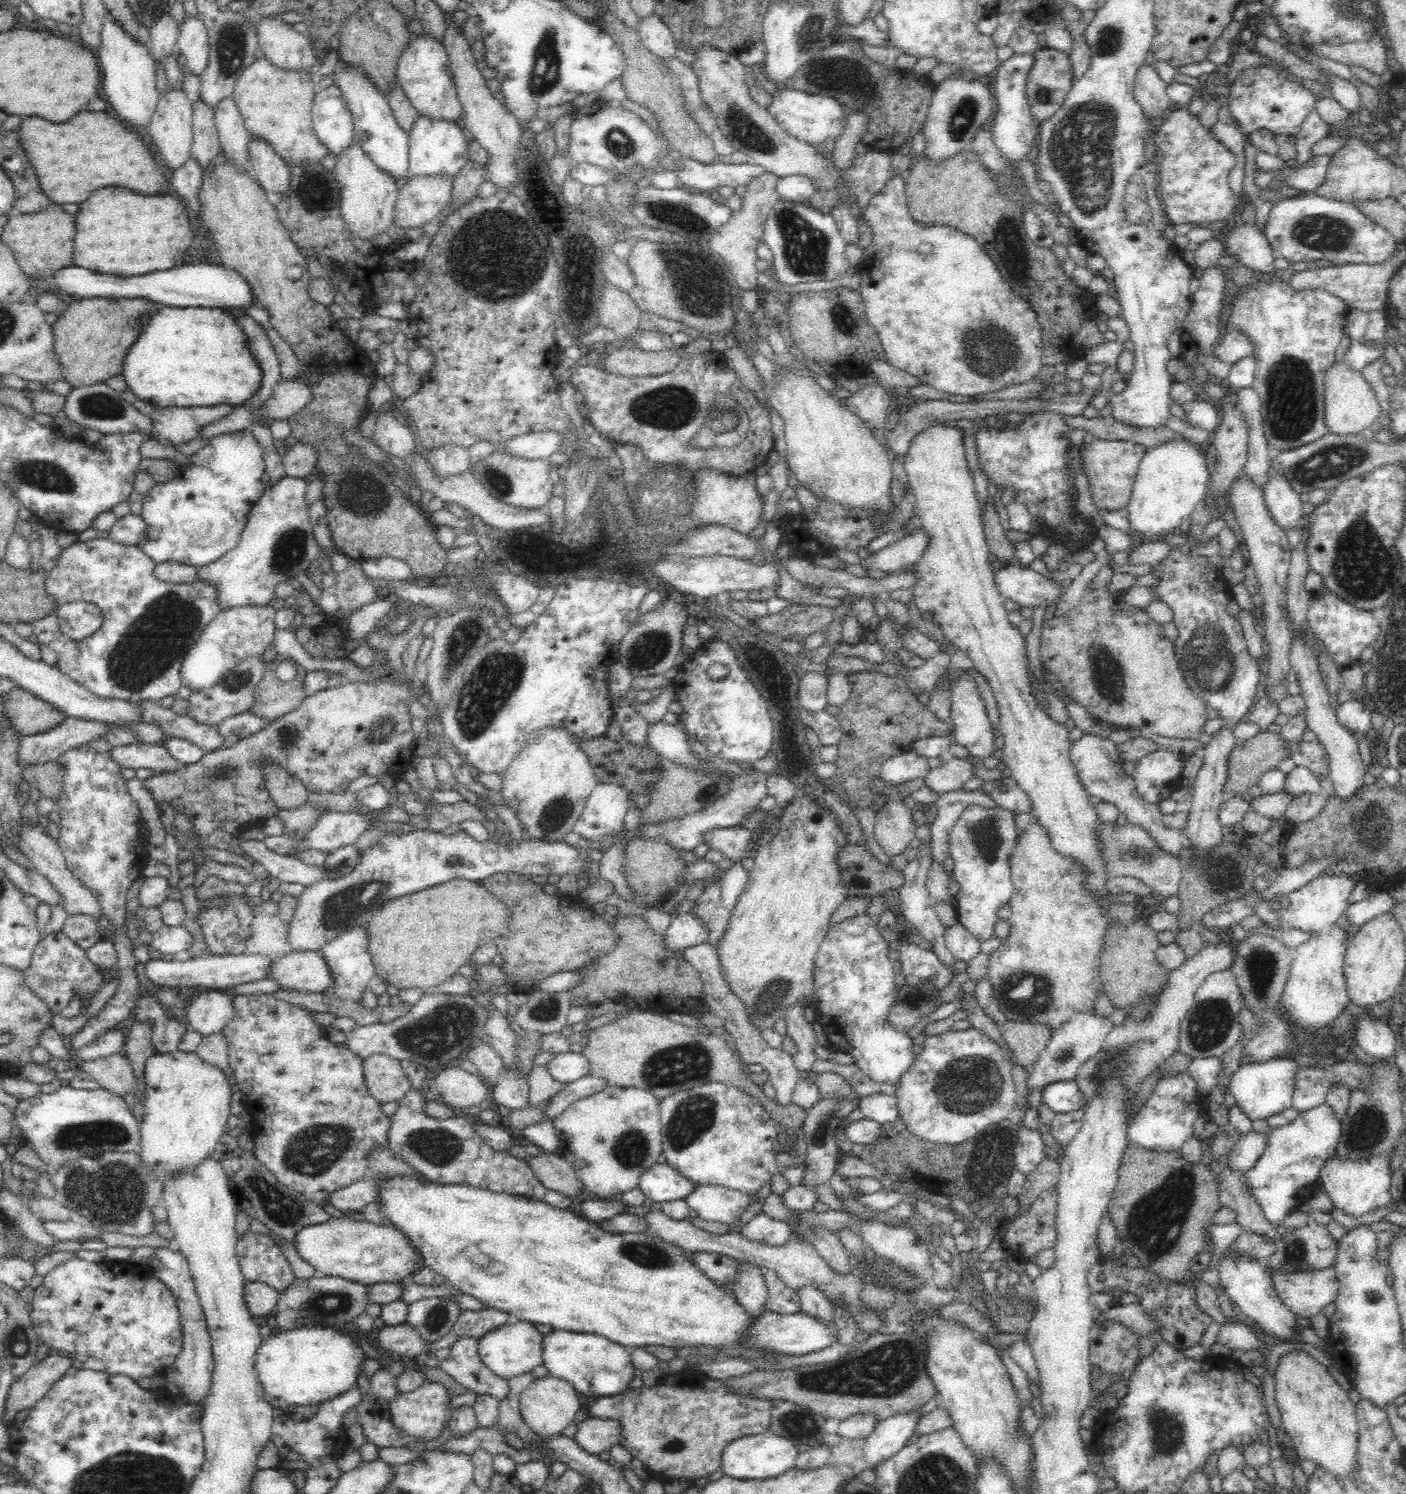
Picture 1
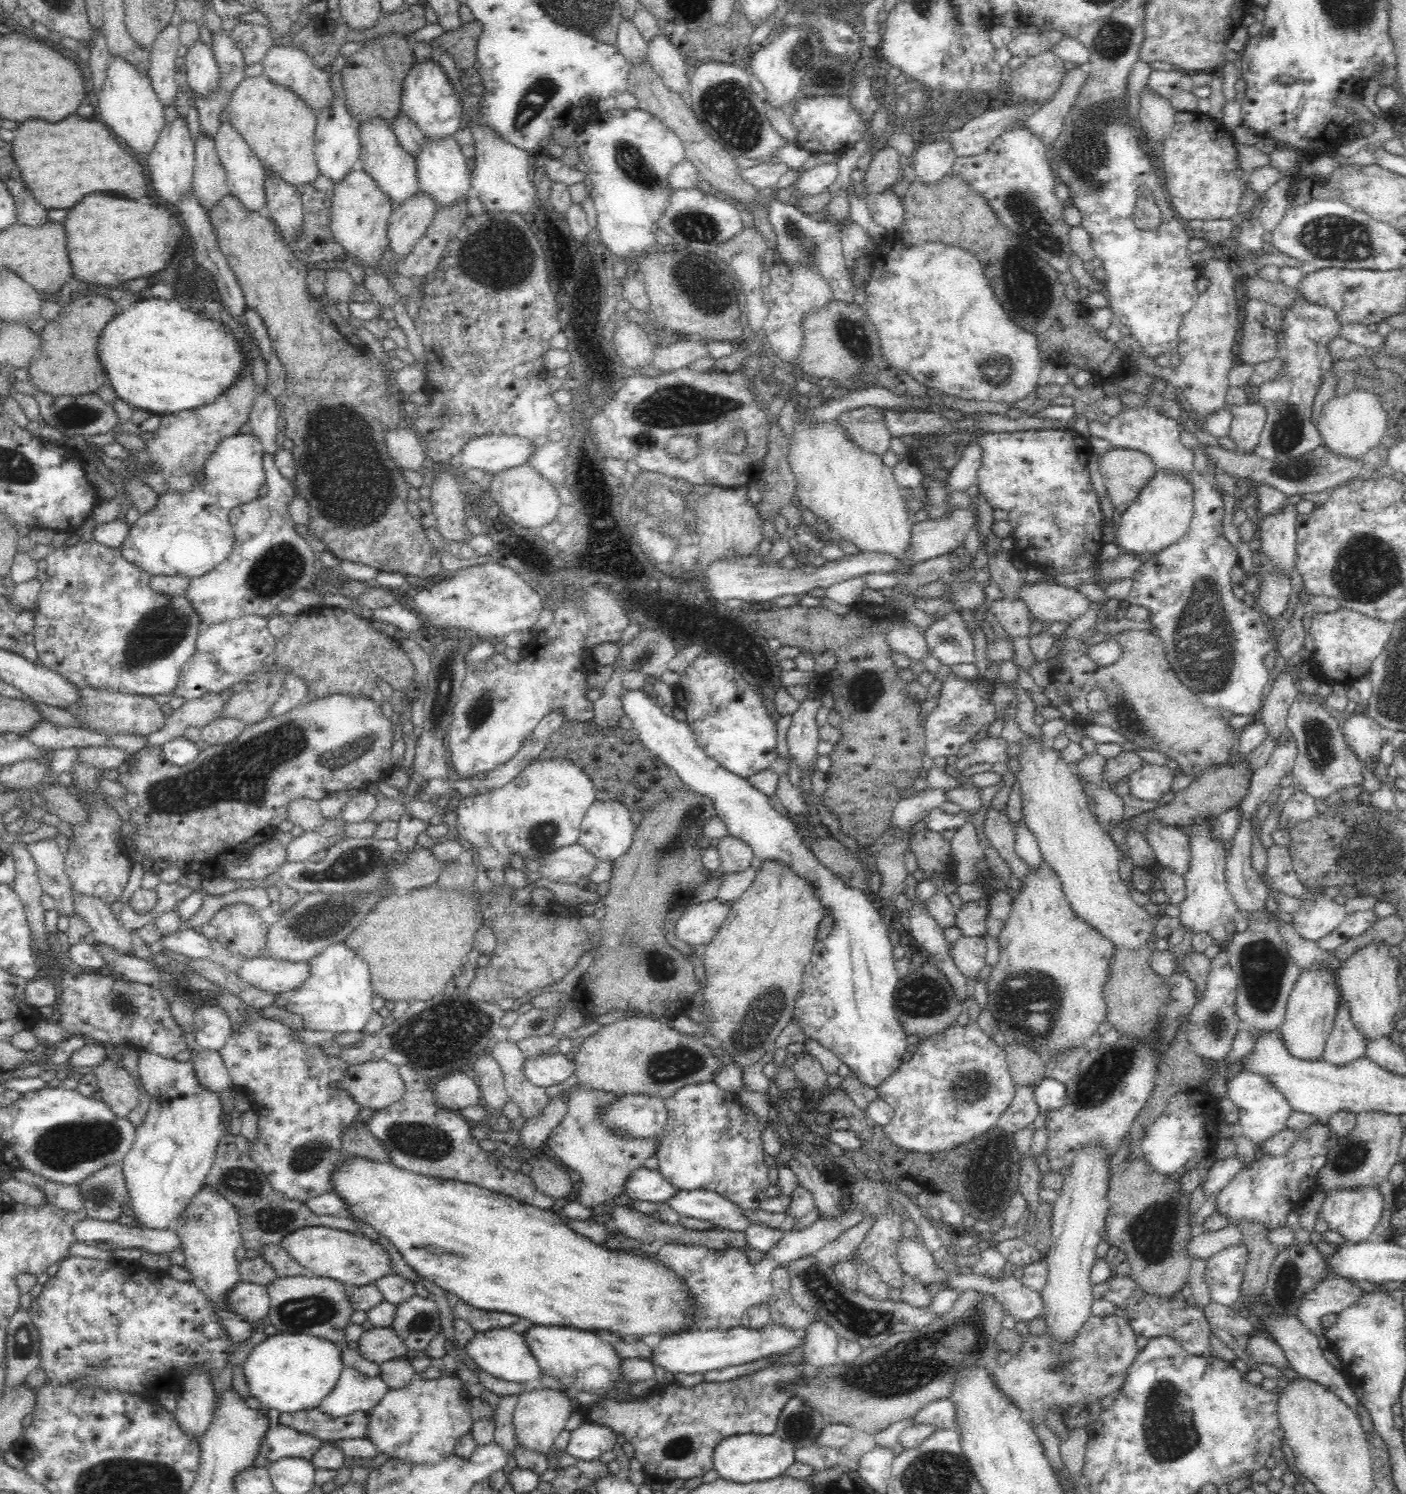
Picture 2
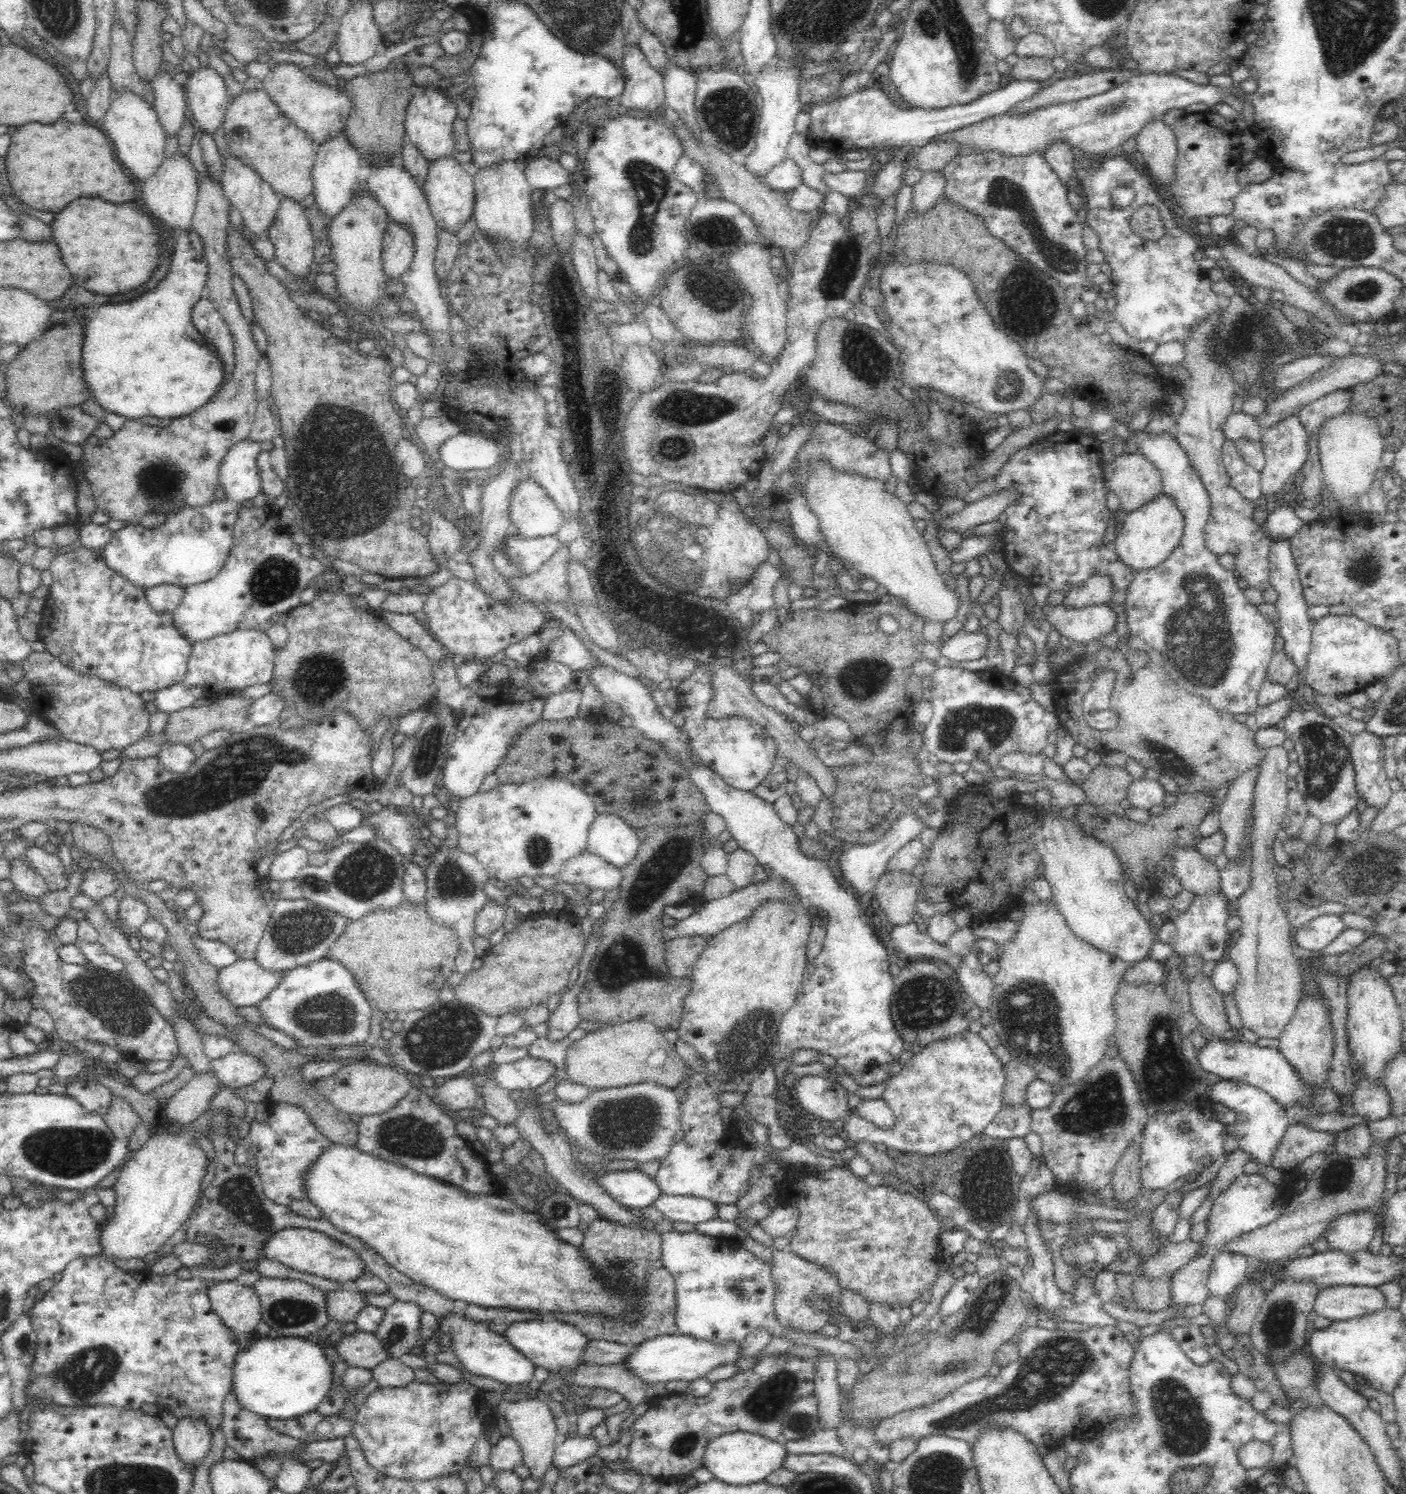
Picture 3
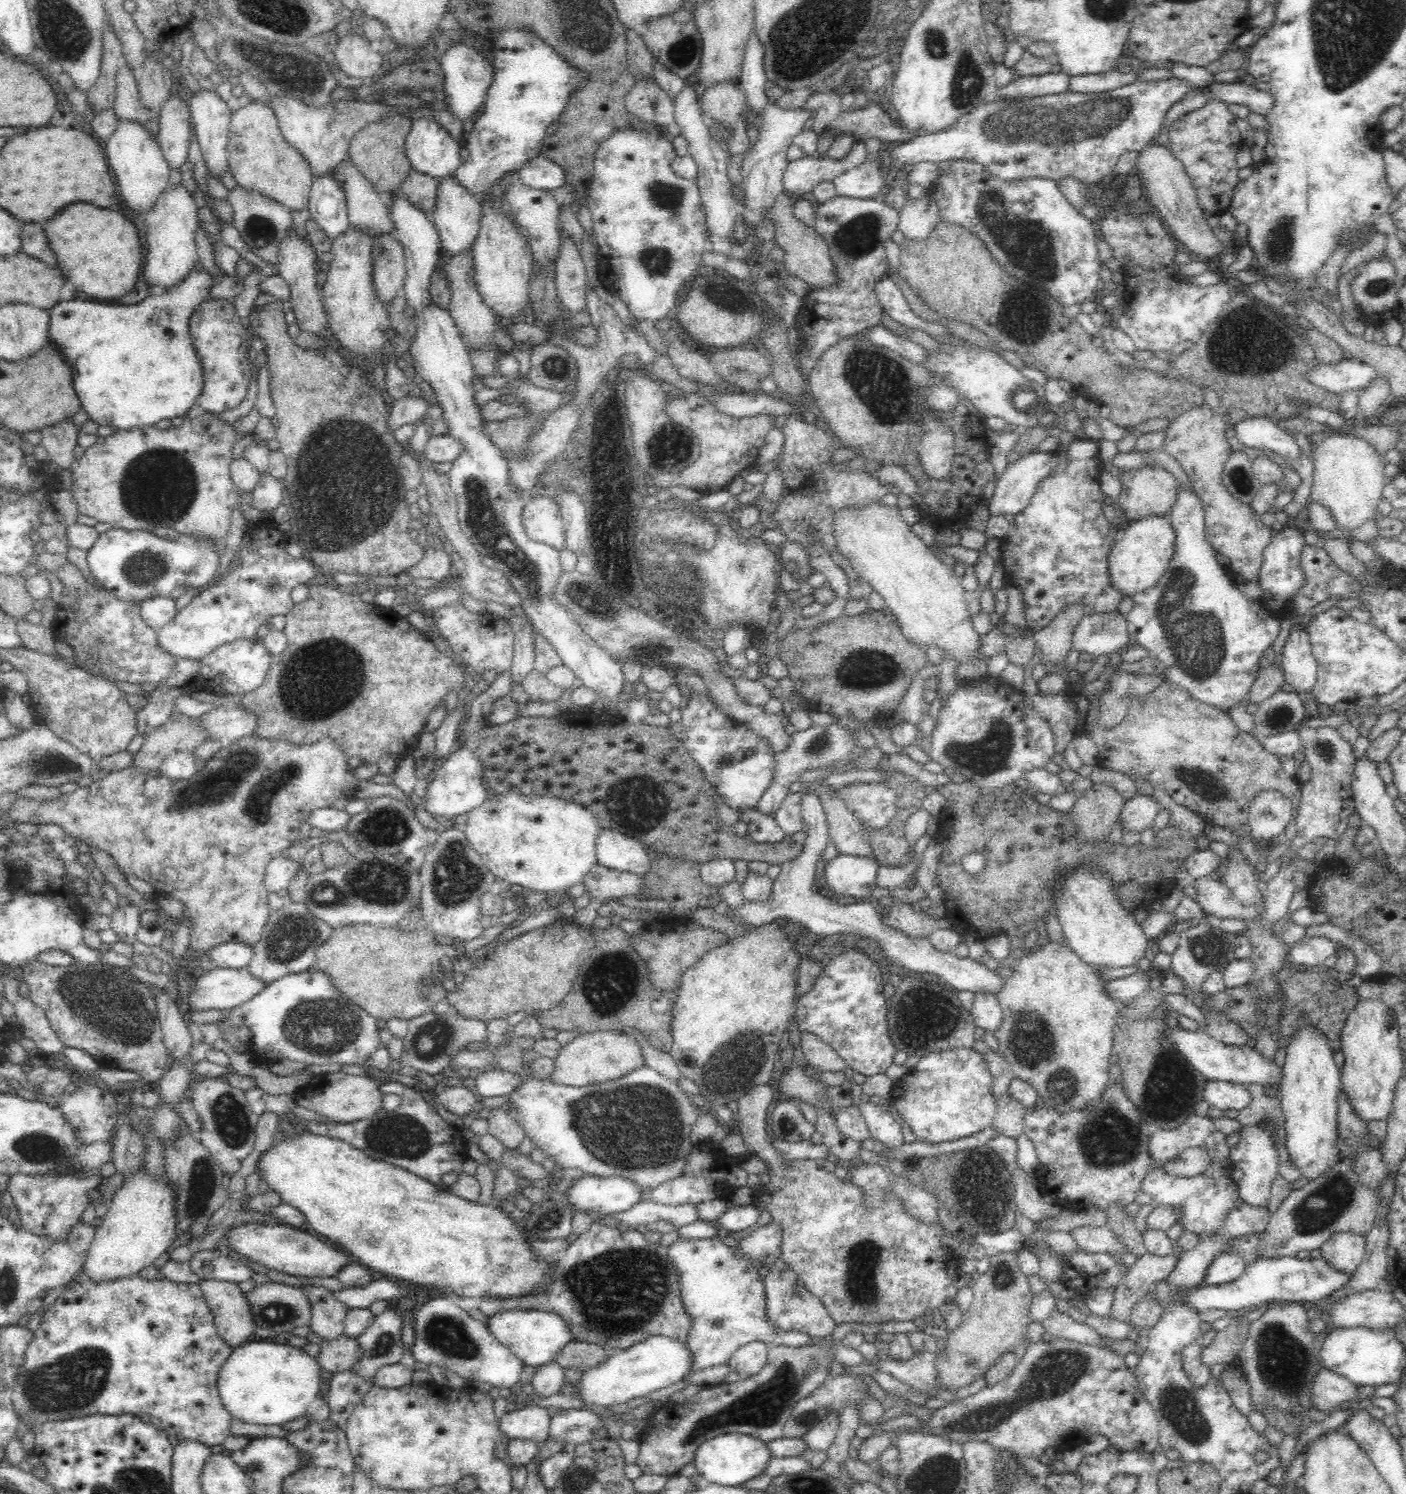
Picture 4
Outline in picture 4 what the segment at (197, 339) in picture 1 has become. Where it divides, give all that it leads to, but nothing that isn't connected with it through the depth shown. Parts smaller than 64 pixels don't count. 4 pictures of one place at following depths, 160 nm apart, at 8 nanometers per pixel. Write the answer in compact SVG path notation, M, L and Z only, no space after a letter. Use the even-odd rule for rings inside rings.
M203 268L194 269L181 285L151 293L134 305L112 306L73 298L60 301L49 309L48 342L58 349L58 353L62 353L71 367L75 394L89 420L100 426L112 426L115 430L136 430L156 426L164 418L185 416L197 404L204 378L190 340L189 318L194 309L209 298L214 283Z

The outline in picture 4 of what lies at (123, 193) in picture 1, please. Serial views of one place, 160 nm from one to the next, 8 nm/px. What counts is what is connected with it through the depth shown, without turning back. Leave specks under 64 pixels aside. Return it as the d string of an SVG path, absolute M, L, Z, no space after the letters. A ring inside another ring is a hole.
M76 202L64 206L58 214L54 214L54 218L44 224L44 232L50 248L56 254L60 270L76 286L76 290L82 290L94 298L120 298L134 288L142 268L142 246L138 240L136 226L122 212L102 210L86 202Z

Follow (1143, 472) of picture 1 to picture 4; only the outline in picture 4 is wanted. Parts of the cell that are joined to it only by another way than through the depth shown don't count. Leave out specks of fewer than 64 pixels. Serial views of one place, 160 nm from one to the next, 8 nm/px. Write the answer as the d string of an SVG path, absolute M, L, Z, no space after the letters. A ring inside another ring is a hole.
M1169 515L1148 516L1130 522L1119 535L1108 558L1110 585L1120 591L1122 596L1133 598L1136 593L1151 589L1164 576L1174 554L1174 529Z

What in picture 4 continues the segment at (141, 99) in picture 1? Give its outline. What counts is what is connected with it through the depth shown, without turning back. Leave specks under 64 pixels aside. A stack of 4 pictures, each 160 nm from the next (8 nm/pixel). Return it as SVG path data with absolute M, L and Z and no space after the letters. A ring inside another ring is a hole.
M128 121L119 122L114 134L105 142L108 167L117 180L117 190L130 213L144 215L153 209L155 202L165 193L170 169L166 165L160 143L144 129L144 125Z

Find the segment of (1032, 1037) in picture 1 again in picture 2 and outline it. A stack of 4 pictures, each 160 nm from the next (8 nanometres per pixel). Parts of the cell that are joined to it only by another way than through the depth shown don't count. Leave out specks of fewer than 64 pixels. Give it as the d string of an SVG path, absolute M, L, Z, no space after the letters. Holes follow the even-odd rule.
M1012 1041L1005 1046L1005 1055L1014 1087L1034 1085L1044 1078L1045 1062L1022 1043Z

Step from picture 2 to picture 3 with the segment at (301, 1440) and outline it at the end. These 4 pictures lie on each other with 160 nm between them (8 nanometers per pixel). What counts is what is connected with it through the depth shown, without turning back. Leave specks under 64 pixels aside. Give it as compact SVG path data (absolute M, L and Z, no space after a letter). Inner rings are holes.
M231 1391L226 1396L226 1402L224 1404L222 1429L223 1435L226 1439L226 1444L230 1448L234 1448L240 1458L252 1461L259 1457L266 1457L267 1454L280 1454L280 1452L292 1452L296 1448L300 1448L301 1440L292 1438L288 1435L282 1435L268 1427L266 1423L267 1418L262 1415L251 1413L248 1410L244 1410L239 1405L235 1394Z

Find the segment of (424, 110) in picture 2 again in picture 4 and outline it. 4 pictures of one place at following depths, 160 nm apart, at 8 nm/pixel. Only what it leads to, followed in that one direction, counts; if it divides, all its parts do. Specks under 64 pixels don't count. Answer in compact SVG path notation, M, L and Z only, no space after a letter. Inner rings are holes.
M414 119L405 142L411 169L439 182L455 176L461 166L460 149L459 142L432 119Z

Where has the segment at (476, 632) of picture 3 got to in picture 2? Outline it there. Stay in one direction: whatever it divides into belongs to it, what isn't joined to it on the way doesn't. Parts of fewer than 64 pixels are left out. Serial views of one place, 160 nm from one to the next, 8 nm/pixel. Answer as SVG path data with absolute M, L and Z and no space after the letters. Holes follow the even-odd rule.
M488 559L484 564L457 570L450 577L444 576L440 583L420 588L413 600L417 606L416 613L426 626L437 626L450 634L464 631L472 633L477 642L494 643L512 632L530 630L544 605L543 594L535 591L516 571Z

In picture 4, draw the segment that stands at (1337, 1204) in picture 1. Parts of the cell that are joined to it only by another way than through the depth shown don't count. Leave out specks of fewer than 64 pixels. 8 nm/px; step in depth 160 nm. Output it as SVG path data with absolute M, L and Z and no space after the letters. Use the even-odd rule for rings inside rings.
M1334 1233L1321 1246L1323 1259L1338 1273L1352 1276L1361 1264L1365 1253L1366 1239L1356 1233Z

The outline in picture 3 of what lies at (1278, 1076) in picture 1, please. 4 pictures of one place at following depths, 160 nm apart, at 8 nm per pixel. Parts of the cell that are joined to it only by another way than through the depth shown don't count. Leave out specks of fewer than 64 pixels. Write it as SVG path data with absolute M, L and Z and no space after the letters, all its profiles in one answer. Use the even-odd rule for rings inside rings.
M1222 1079L1216 1082L1209 1088L1206 1096L1236 1112L1237 1122L1231 1133L1237 1136L1238 1149L1250 1155L1250 1160L1257 1165L1272 1166L1276 1149L1286 1130L1292 1125L1292 1118L1284 1111L1284 1107L1268 1093L1234 1080Z

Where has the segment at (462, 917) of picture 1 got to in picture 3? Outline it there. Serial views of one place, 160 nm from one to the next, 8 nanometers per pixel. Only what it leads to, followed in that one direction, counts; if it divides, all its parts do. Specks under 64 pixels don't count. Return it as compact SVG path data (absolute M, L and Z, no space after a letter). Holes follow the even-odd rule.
M405 900L396 910L370 912L360 920L349 922L338 940L328 948L324 958L338 961L348 969L348 973L358 984L368 1004L383 1013L394 1011L404 1013L425 1009L439 1001L443 988L447 988L447 979L455 970L458 939L455 930L447 928L429 918L425 906L413 906Z

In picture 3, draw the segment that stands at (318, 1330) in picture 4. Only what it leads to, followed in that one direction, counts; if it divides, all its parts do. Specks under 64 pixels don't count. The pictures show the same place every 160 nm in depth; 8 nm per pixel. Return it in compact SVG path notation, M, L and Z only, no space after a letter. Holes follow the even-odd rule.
M339 1289L329 1291L326 1296L326 1313L332 1321L338 1323L352 1322L357 1318L358 1312L366 1306L362 1292L348 1292Z

